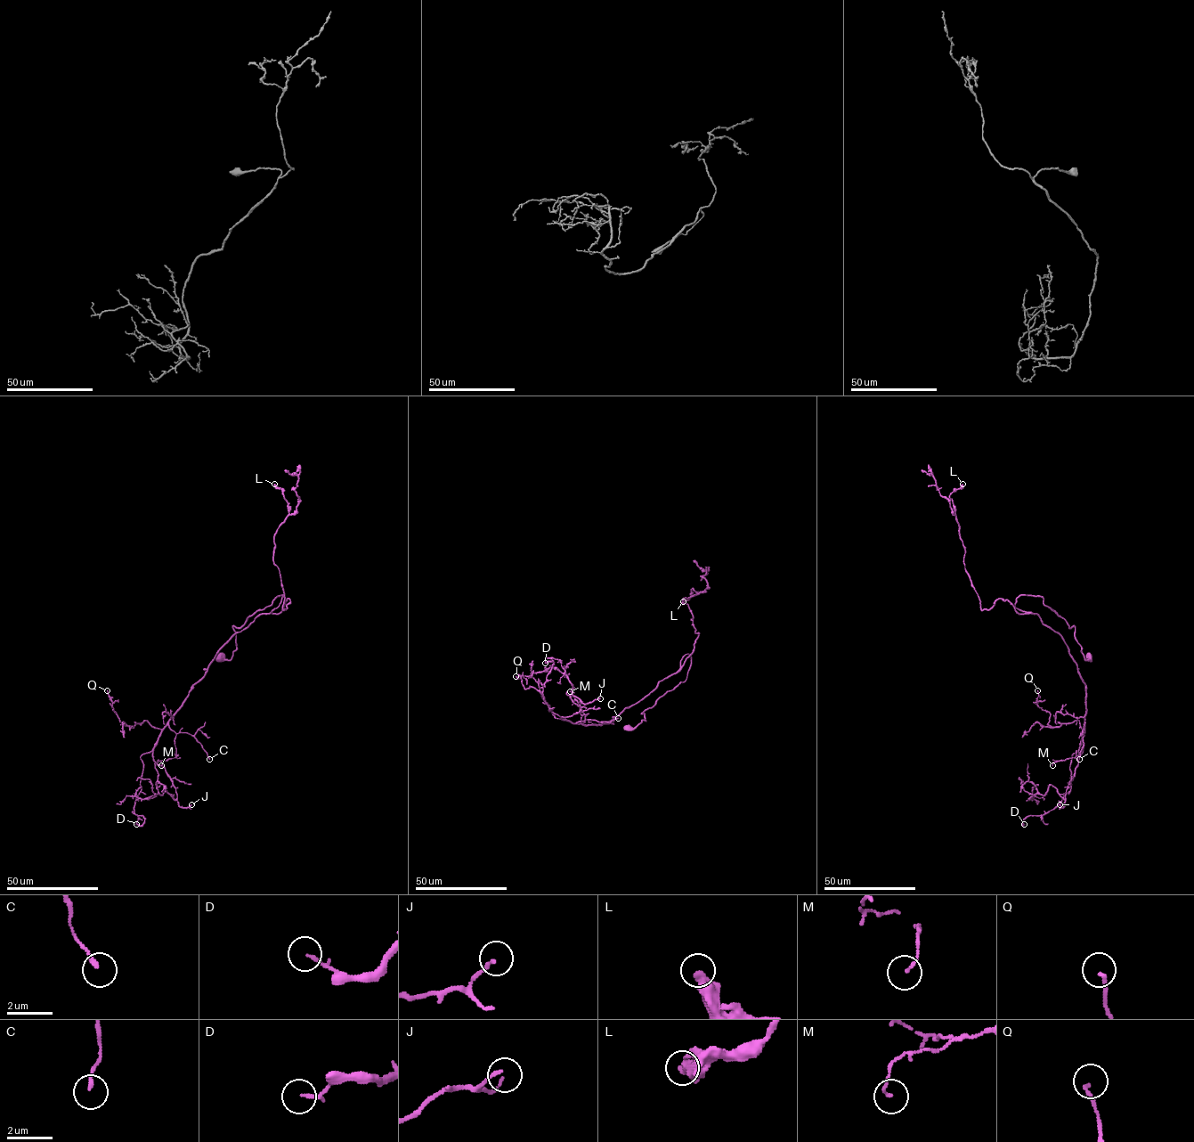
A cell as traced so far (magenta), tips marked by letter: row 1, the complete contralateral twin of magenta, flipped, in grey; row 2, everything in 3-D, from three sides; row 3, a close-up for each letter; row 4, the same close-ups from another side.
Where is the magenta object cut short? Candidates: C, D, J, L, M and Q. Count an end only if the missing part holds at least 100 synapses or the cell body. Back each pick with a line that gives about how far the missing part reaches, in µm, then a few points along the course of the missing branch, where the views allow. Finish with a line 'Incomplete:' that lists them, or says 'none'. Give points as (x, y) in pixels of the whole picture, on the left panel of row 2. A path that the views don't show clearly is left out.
Incomplete: none

